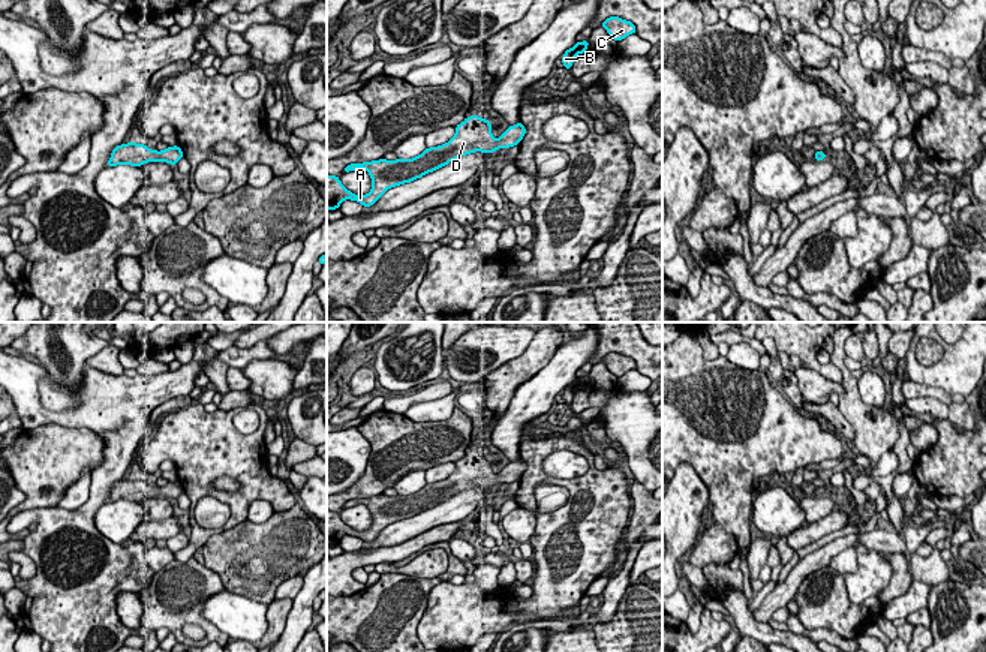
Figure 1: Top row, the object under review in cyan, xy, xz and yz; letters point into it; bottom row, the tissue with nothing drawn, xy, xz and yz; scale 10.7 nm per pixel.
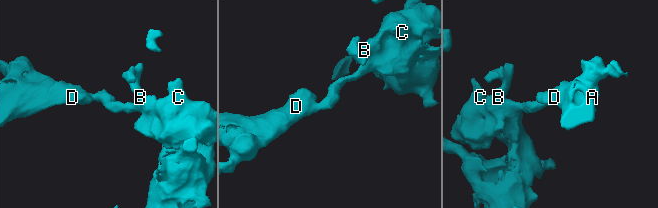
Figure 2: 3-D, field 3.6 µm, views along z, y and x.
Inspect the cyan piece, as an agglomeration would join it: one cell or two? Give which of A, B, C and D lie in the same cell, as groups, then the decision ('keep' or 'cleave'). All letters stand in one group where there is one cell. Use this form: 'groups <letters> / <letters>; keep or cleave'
groups A B C D; keep

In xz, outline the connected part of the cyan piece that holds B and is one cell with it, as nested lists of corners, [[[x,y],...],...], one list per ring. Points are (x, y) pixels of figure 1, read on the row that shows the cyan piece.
[[[583,40],[583,42],[575,42],[572,48],[566,49],[562,57],[563,67],[569,70],[572,67],[574,57],[578,54],[584,54],[587,46],[589,40]]]

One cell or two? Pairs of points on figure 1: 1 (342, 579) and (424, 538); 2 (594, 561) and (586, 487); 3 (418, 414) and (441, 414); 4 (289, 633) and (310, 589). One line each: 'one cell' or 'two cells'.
1: one cell
2: one cell
3: one cell
4: one cell

